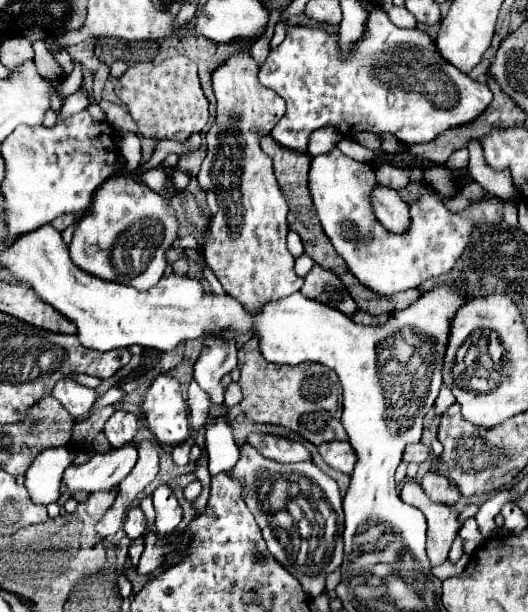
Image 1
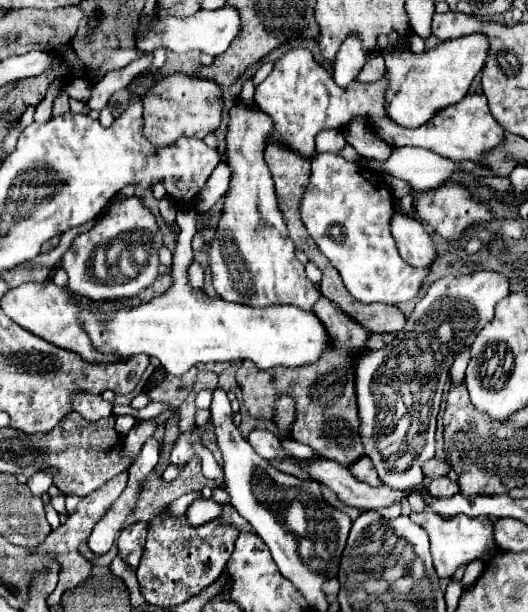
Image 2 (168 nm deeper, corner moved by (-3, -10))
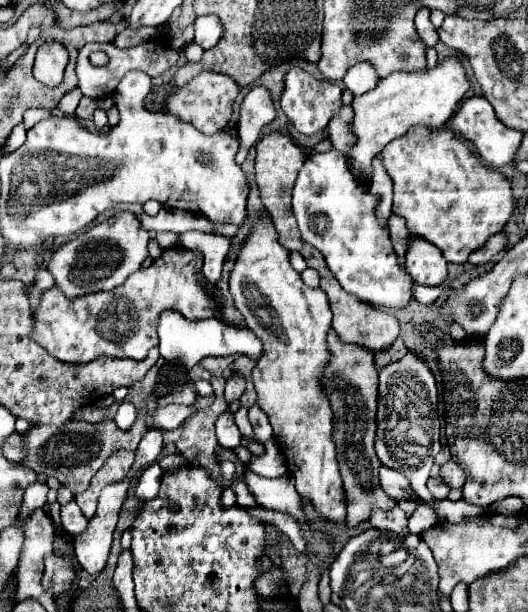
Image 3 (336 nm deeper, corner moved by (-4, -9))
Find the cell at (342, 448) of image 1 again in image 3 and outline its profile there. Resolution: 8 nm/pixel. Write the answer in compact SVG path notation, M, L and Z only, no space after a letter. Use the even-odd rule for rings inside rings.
M381 467L381 469L379 469L379 479L381 479L383 491L385 491L391 499L397 499L397 501L399 501L399 499L407 499L407 497L415 495L413 489L411 489L411 485L409 485L409 481L407 481L407 477L405 477L403 473L395 471L395 469Z

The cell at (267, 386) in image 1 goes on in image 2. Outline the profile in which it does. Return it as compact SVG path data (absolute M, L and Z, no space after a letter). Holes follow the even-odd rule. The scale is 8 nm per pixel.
M320 298L314 306L316 318L330 336L330 350L322 360L310 366L284 368L274 366L274 370L258 370L250 360L244 360L236 370L236 382L242 388L246 410L260 420L272 420L272 408L278 394L288 392L296 400L296 420L292 428L294 440L308 444L318 454L328 460L334 460L342 466L352 466L358 458L364 456L364 446L358 436L358 404L354 394L354 354L366 350L368 332L358 326L352 318L342 314L332 302Z

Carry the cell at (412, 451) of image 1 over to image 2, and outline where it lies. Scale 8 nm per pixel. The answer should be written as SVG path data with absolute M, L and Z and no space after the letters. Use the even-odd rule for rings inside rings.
M432 458L422 466L422 470L424 470L424 476L428 476L428 478L440 478L440 476L446 476L452 470L452 466L448 460Z

